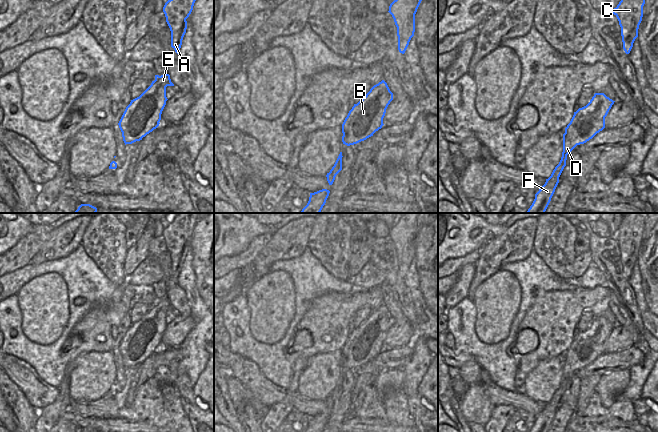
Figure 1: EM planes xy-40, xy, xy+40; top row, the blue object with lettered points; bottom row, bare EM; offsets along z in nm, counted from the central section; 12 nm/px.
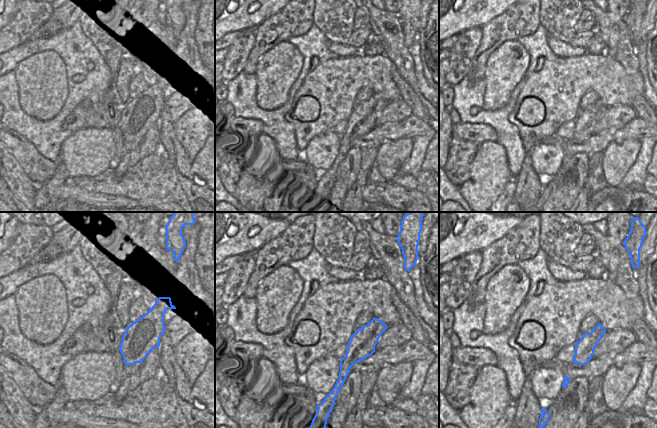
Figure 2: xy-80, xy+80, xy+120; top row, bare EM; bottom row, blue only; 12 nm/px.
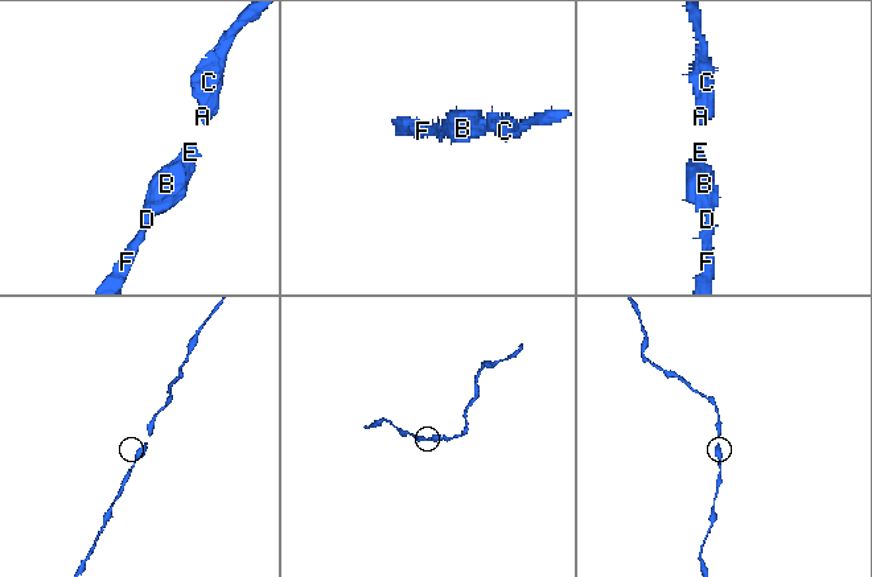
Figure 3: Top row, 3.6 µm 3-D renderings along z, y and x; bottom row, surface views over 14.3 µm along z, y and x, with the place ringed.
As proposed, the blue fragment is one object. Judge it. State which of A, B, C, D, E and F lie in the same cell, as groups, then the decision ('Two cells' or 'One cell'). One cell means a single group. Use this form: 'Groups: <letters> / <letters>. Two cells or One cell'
Groups: A B C D E F. One cell.

